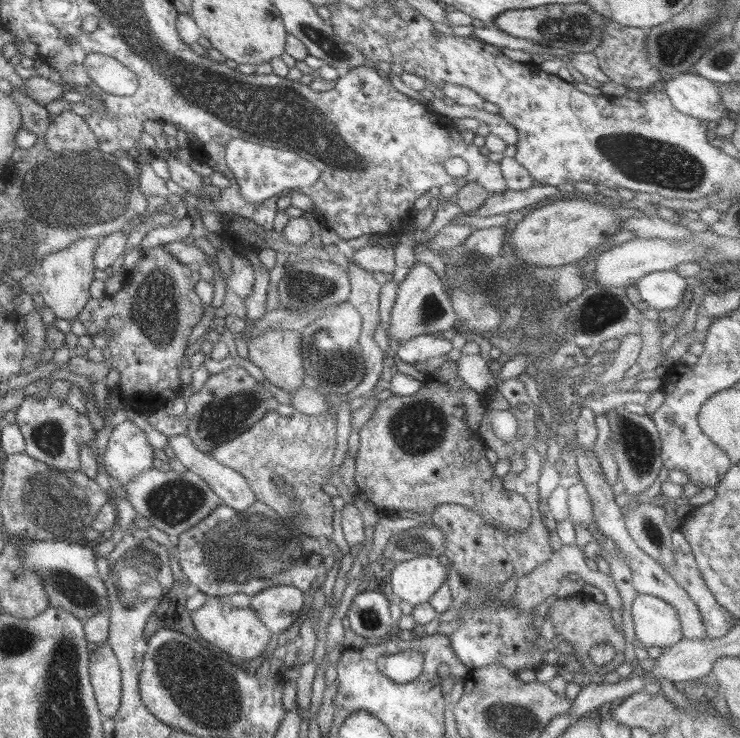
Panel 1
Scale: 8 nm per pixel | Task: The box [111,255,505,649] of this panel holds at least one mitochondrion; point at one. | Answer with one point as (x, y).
(248, 551)

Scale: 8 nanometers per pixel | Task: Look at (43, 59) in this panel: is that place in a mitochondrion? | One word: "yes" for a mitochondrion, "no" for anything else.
no

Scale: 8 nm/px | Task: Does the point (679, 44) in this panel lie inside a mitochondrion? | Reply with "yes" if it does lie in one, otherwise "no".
yes

